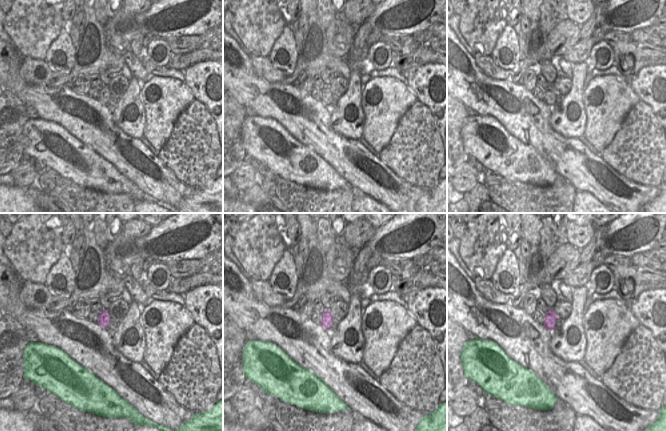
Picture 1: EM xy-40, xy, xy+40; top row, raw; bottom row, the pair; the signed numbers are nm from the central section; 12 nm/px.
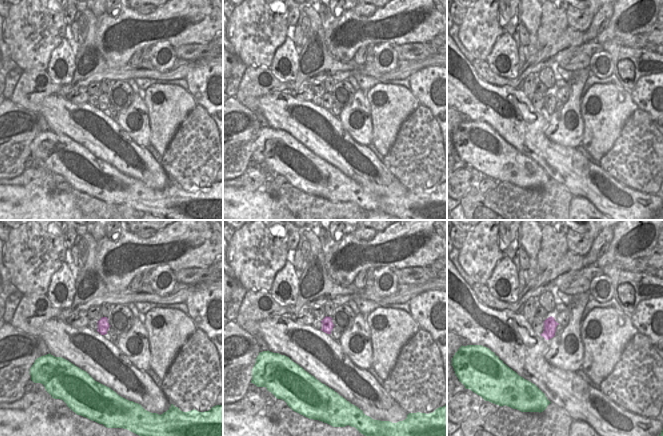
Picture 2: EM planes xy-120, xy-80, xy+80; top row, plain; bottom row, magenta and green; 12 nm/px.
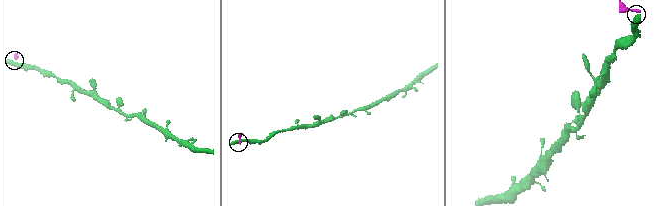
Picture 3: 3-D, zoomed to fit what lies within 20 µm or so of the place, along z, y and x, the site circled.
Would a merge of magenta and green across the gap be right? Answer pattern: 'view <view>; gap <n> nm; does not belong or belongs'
view xy-40; gap 550 nm; does not belong

